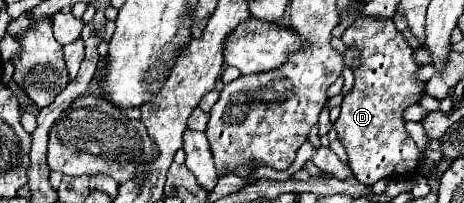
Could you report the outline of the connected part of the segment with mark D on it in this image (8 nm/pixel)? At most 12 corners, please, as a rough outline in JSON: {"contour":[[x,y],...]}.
{"contour":[[357,18],[361,52],[333,124],[373,185],[417,170],[403,110],[423,96],[393,18]]}

